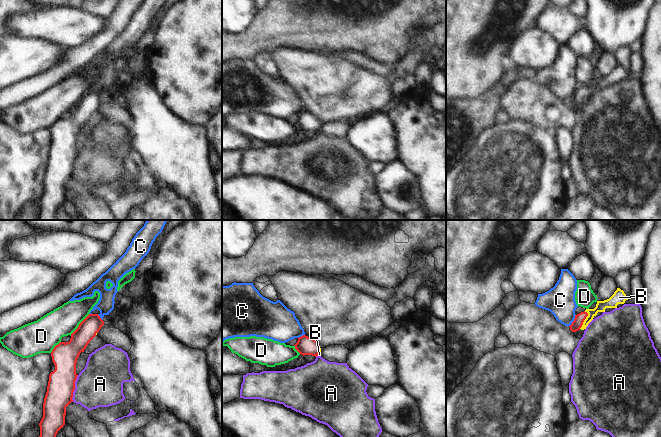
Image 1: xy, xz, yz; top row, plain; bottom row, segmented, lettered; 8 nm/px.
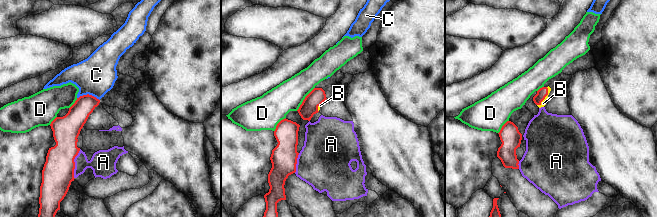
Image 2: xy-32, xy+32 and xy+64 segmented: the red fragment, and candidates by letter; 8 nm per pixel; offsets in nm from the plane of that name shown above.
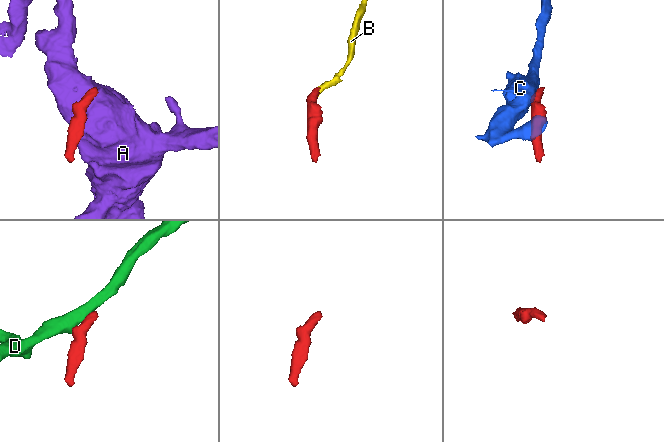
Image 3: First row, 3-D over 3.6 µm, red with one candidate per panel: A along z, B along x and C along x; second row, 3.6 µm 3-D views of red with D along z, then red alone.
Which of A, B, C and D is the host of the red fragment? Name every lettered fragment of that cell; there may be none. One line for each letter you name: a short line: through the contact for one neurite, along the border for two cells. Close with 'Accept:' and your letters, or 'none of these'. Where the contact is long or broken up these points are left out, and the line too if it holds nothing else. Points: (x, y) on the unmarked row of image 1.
B: line yz (579, 94), (584, 95), (602, 81), (609, 79)
Accept: B

